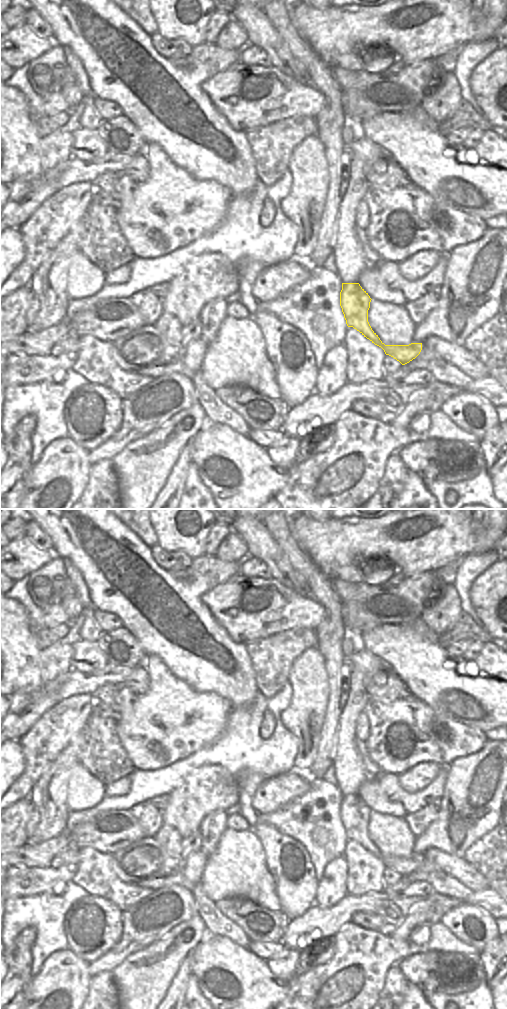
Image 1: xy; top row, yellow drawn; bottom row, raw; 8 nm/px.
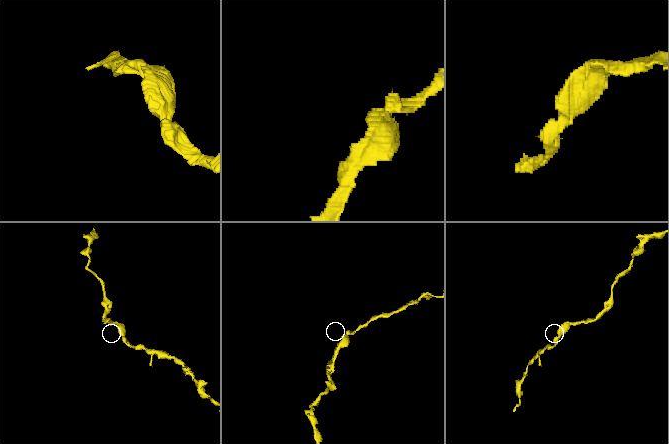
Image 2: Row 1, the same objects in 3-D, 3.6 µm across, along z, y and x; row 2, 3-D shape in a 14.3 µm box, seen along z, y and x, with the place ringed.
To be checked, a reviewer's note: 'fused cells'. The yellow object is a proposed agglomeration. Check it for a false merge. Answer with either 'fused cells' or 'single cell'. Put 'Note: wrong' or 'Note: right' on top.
Note: wrong
single cell

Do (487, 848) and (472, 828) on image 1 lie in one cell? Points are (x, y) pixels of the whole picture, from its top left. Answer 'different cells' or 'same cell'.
different cells

